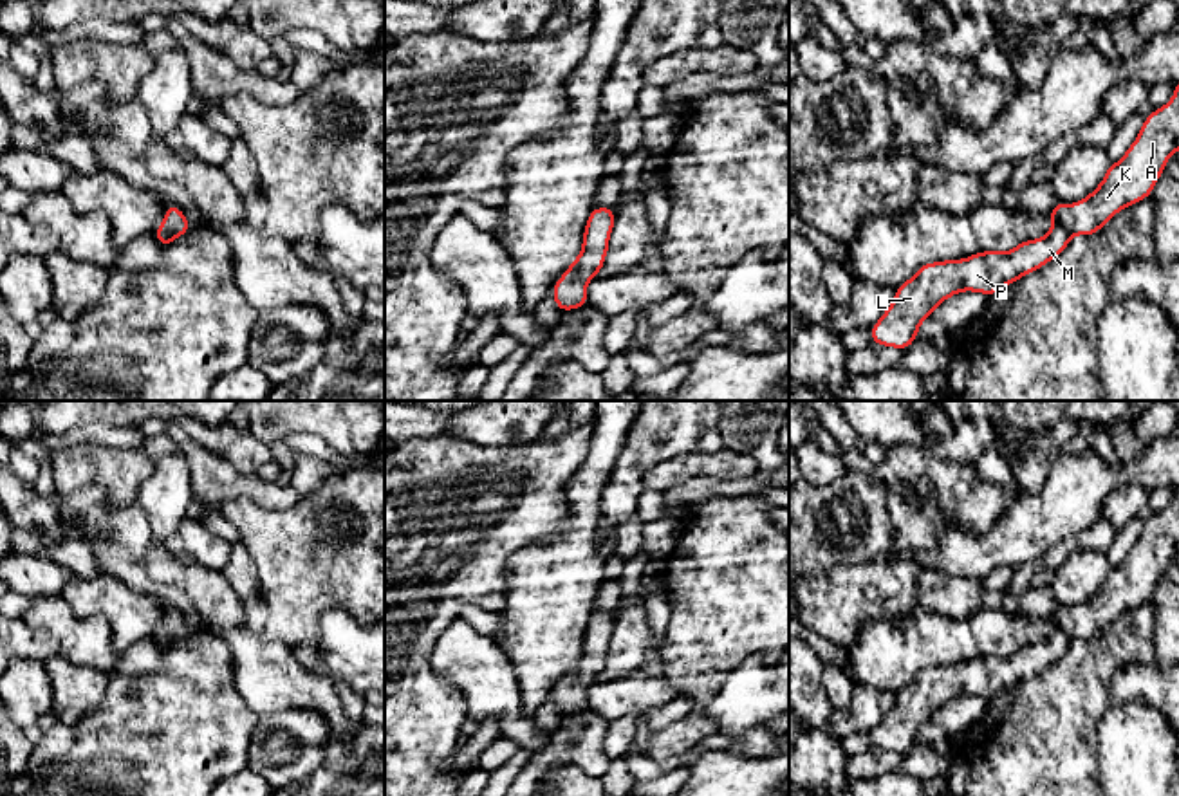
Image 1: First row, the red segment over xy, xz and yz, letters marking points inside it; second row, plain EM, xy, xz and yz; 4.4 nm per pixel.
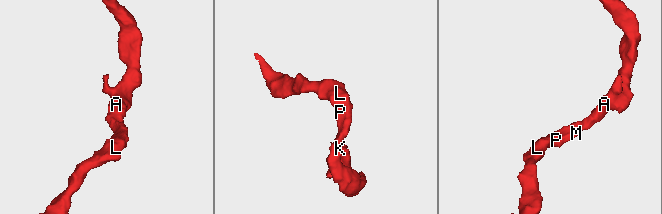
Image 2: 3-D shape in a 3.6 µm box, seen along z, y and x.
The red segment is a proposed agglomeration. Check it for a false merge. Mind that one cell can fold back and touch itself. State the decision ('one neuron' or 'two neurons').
one neuron

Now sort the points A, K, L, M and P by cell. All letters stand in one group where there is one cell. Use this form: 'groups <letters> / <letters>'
groups A K L M P

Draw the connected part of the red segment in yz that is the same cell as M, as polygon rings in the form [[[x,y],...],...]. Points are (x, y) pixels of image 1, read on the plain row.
[[[1179,487],[1174,502],[1145,522],[1143,532],[1119,567],[1109,570],[1105,583],[1076,608],[1058,606],[1053,630],[1042,643],[1020,646],[1007,657],[984,655],[966,664],[932,666],[896,691],[894,708],[870,731],[874,749],[908,753],[921,727],[946,702],[975,695],[989,702],[1002,691],[1031,679],[1056,662],[1072,639],[1091,641],[1118,616],[1150,601],[1165,576],[1166,563],[1179,554]]]

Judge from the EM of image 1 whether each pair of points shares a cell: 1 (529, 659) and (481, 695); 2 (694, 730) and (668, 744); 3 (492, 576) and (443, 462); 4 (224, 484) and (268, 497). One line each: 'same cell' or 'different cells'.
1: different cells
2: same cell
3: same cell
4: same cell

